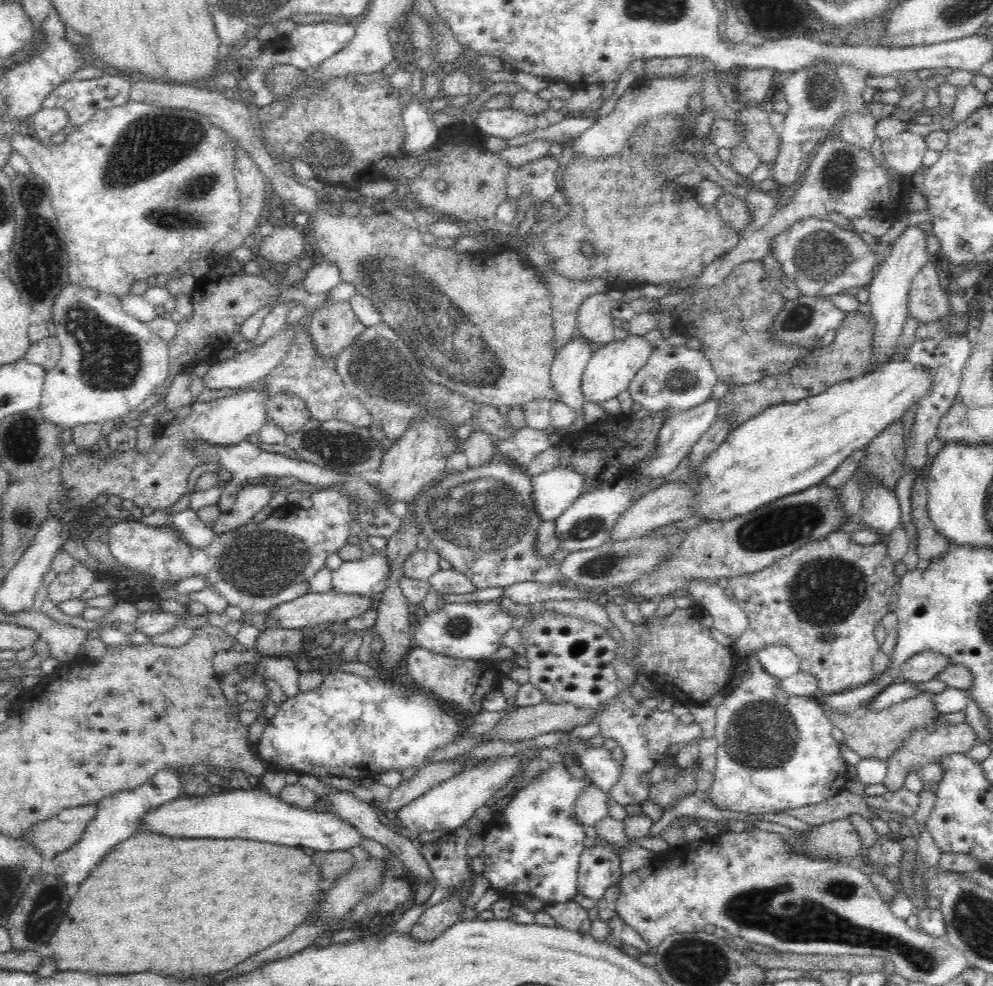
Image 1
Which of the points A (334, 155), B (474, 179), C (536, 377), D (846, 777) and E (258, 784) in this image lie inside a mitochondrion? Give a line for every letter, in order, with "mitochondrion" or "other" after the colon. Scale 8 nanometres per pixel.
A: mitochondrion
B: mitochondrion
C: other
D: other
E: other

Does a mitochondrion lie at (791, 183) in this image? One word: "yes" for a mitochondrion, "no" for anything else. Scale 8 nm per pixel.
no

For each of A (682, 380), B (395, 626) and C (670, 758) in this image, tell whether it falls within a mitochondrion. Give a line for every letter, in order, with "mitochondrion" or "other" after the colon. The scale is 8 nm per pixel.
A: mitochondrion
B: other
C: other

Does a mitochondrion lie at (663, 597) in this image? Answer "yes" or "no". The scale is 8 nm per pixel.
no

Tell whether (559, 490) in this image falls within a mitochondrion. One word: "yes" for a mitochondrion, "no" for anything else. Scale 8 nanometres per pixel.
no

